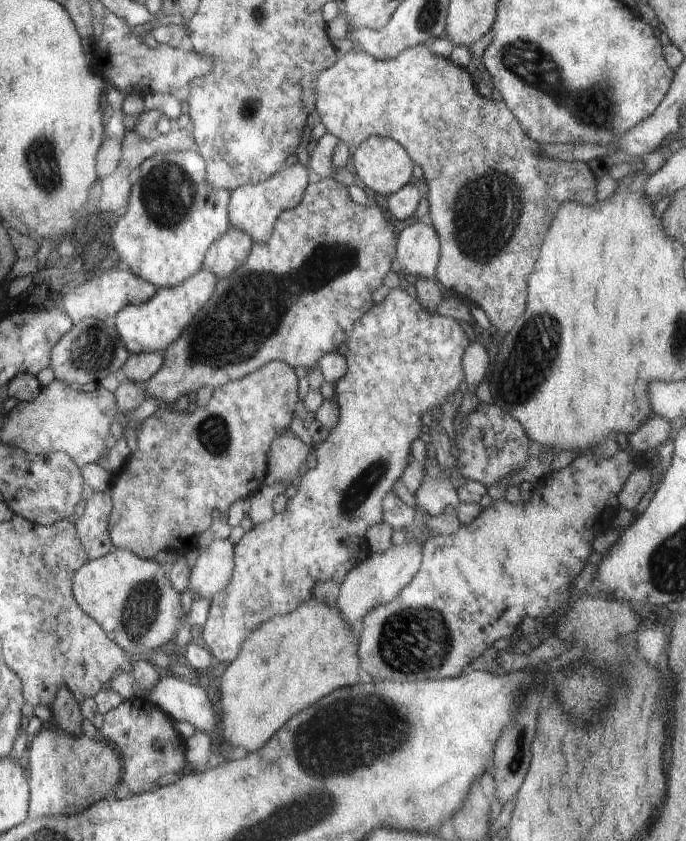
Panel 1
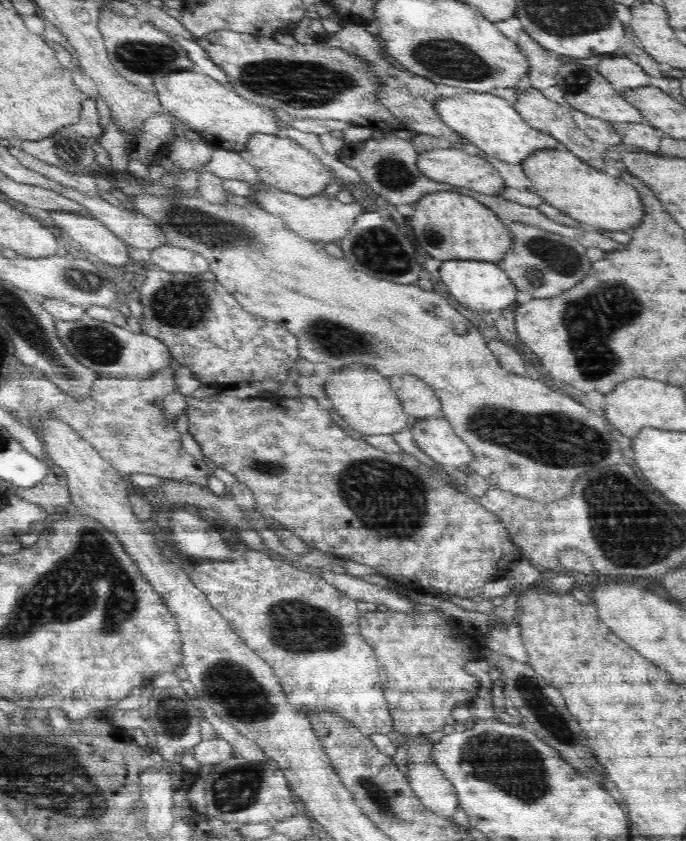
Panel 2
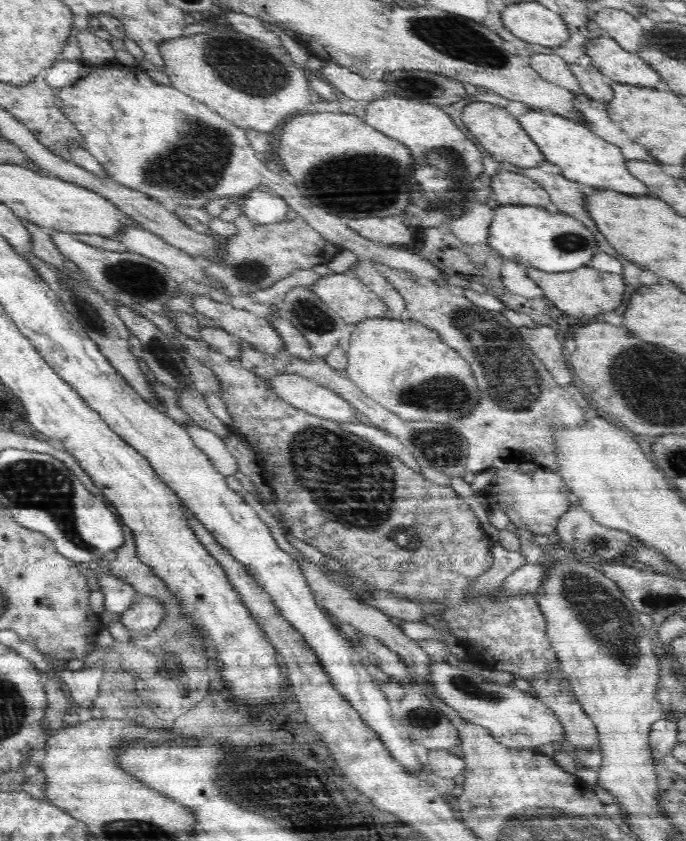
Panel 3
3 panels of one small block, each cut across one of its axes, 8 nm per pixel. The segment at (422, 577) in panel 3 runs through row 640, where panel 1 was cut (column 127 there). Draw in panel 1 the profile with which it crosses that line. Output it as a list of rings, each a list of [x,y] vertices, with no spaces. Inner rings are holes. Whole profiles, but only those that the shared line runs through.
[[[270,361],[240,380],[213,389],[207,405],[197,407],[192,414],[179,412],[175,405],[158,406],[142,422],[137,432],[137,449],[128,457],[124,469],[114,476],[108,492],[113,502],[108,530],[114,548],[132,551],[142,559],[154,559],[160,544],[166,548],[174,546],[174,550],[190,546],[190,542],[197,546],[198,537],[208,530],[214,518],[227,524],[230,505],[236,500],[250,498],[265,485],[267,454],[274,437],[288,432],[295,414],[294,406],[299,400],[298,382],[294,367],[284,361]]]

